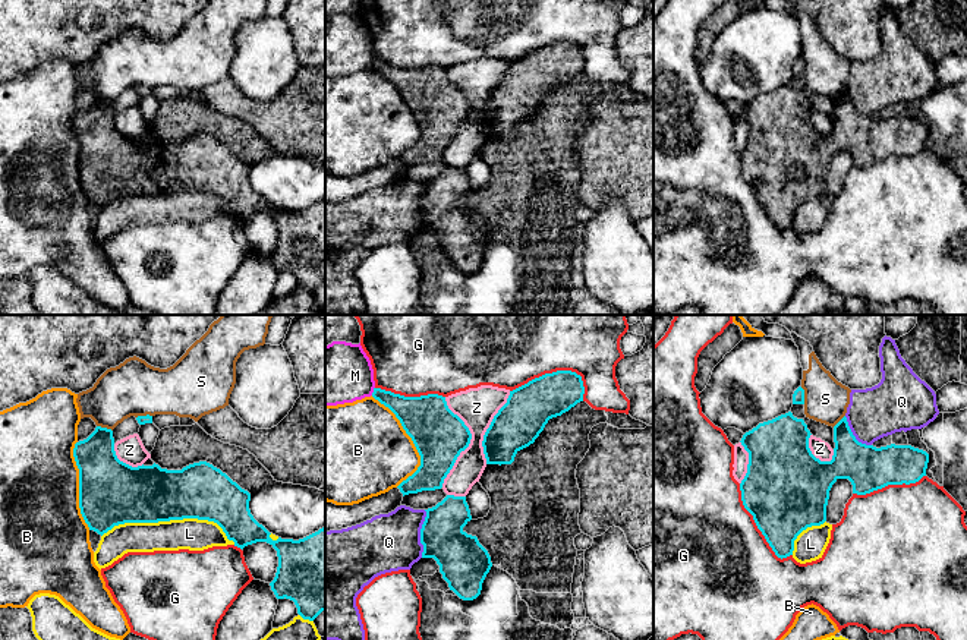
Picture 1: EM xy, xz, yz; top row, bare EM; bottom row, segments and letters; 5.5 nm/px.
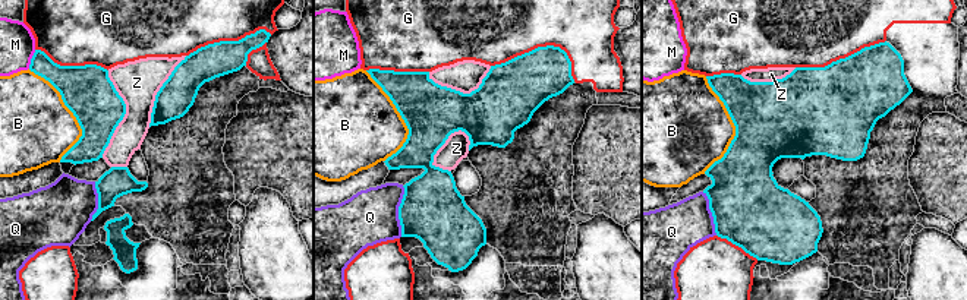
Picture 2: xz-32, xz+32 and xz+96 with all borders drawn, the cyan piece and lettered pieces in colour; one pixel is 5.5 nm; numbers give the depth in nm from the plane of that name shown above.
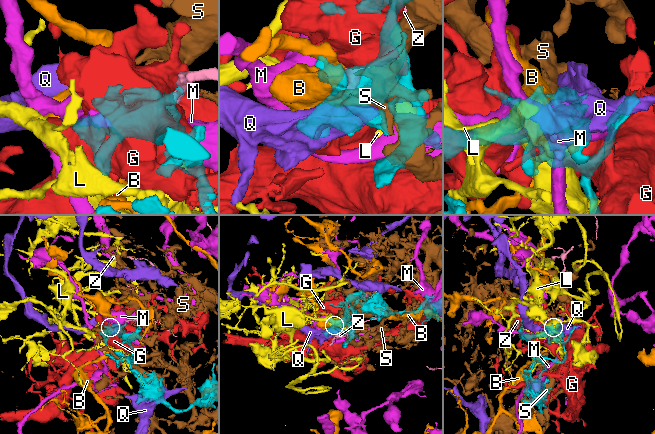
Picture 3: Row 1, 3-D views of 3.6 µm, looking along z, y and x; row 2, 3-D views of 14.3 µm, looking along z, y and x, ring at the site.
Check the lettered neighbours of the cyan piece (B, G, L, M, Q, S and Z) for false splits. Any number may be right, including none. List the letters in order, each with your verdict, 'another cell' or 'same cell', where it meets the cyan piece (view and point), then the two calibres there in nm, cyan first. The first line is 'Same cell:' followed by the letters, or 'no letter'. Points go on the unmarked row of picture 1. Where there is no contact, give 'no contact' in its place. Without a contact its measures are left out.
Same cell: no letter
B: another cell; contact xz (412, 112); calibres 280 and 460 nm
G: another cell; contact xz (550, 46); calibres 260 and 340 nm
L: another cell; contact xy (170, 191); calibres 320 and 180 nm
M: another cell; contact xz (374, 63); calibres 180 and 340 nm
Q: another cell; contact xz (421, 205); calibres 260 and 320 nm
S: another cell; contact yz (803, 68); calibres 60 and 240 nm
Z: another cell; contact xz (469, 114); calibres 280 and 220 nm

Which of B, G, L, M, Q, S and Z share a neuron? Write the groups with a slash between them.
B / G / L / M / Q / S / Z

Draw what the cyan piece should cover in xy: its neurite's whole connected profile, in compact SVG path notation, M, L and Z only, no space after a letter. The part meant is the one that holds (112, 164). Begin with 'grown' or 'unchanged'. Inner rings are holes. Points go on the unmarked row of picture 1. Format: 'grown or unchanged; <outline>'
unchanged; M97 98L84 113L75 116L73 129L79 141L79 180L89 202L104 206L125 195L158 195L198 190L217 195L234 218L243 221L267 214L278 228L274 252L270 255L277 271L290 271L303 291L314 293L325 283L325 199L299 211L273 212L249 182L251 165L226 145L207 133L182 142L161 141L158 136L132 139L120 133L114 123L113 103Z

